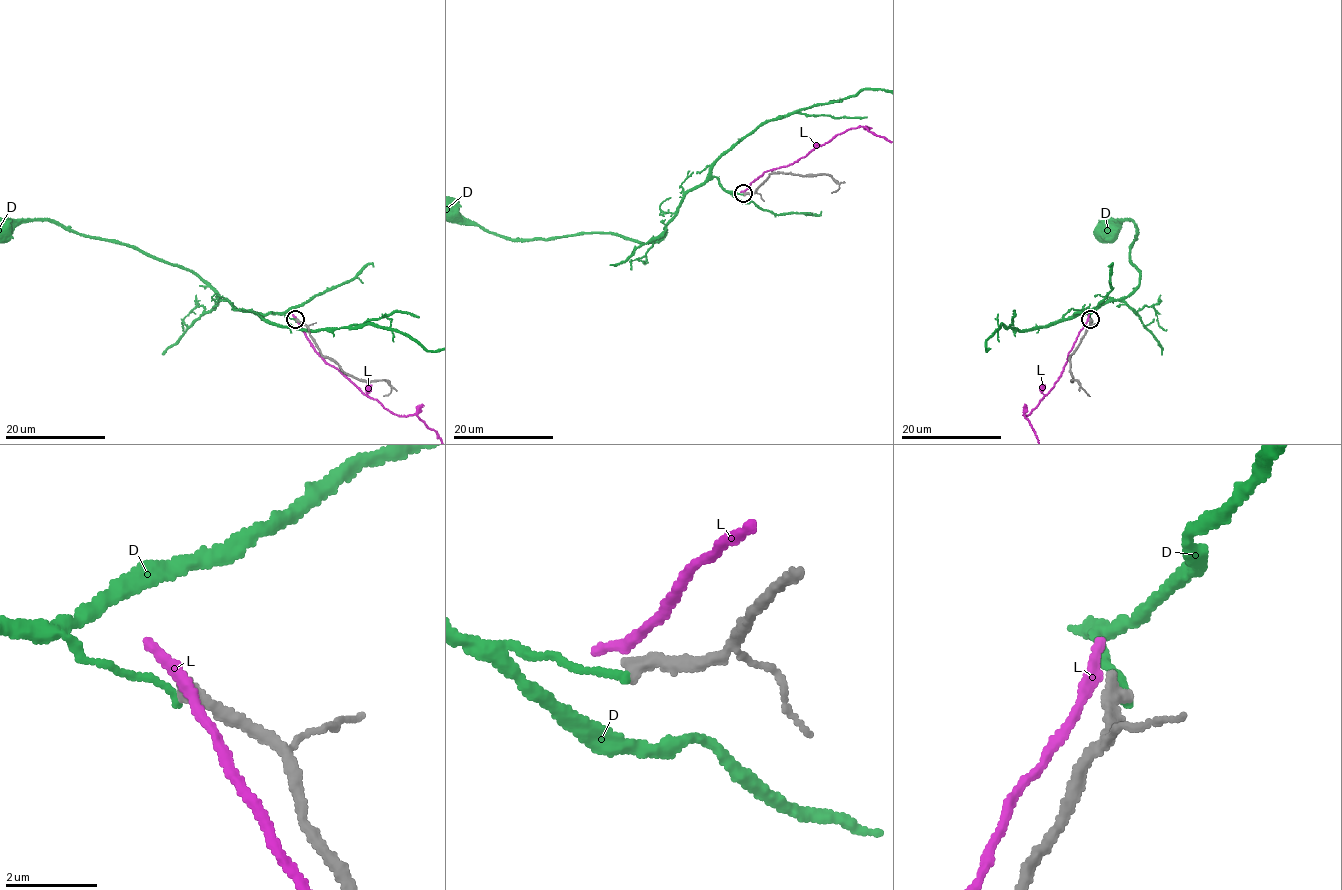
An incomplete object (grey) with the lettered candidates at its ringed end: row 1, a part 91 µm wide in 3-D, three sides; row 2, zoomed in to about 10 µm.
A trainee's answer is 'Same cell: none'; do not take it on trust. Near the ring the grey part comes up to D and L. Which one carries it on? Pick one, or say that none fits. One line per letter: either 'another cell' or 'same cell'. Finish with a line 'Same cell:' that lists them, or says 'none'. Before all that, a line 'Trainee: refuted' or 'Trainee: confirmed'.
Trainee: confirmed
D: another cell
L: another cell
Same cell: none

